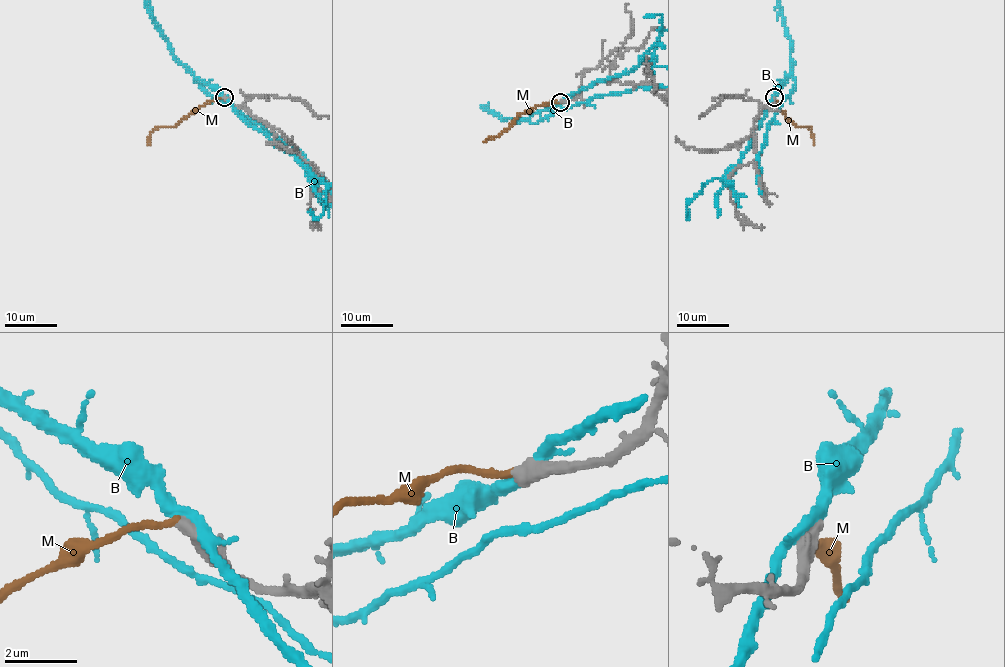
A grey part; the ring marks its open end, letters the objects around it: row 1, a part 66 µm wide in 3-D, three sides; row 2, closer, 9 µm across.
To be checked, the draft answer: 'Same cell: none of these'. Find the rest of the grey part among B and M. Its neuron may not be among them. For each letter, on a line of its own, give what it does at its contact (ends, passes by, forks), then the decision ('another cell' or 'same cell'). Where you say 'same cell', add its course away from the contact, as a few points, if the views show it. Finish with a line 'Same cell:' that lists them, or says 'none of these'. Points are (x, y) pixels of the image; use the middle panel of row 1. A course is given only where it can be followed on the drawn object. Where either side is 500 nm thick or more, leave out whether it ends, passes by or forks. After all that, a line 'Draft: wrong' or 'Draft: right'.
B: another cell
M: it ends; another cell
Same cell: none of these
Draft: right

